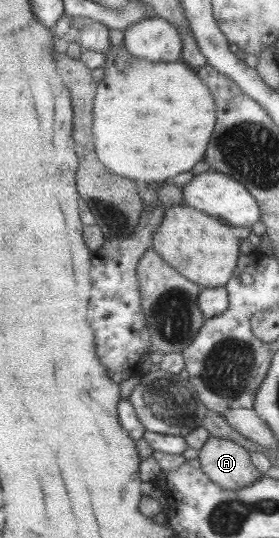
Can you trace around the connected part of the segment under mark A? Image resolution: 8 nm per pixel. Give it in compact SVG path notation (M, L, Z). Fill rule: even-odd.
M210 436L200 449L199 459L209 479L225 489L247 487L263 476L252 464L251 451L232 440Z

